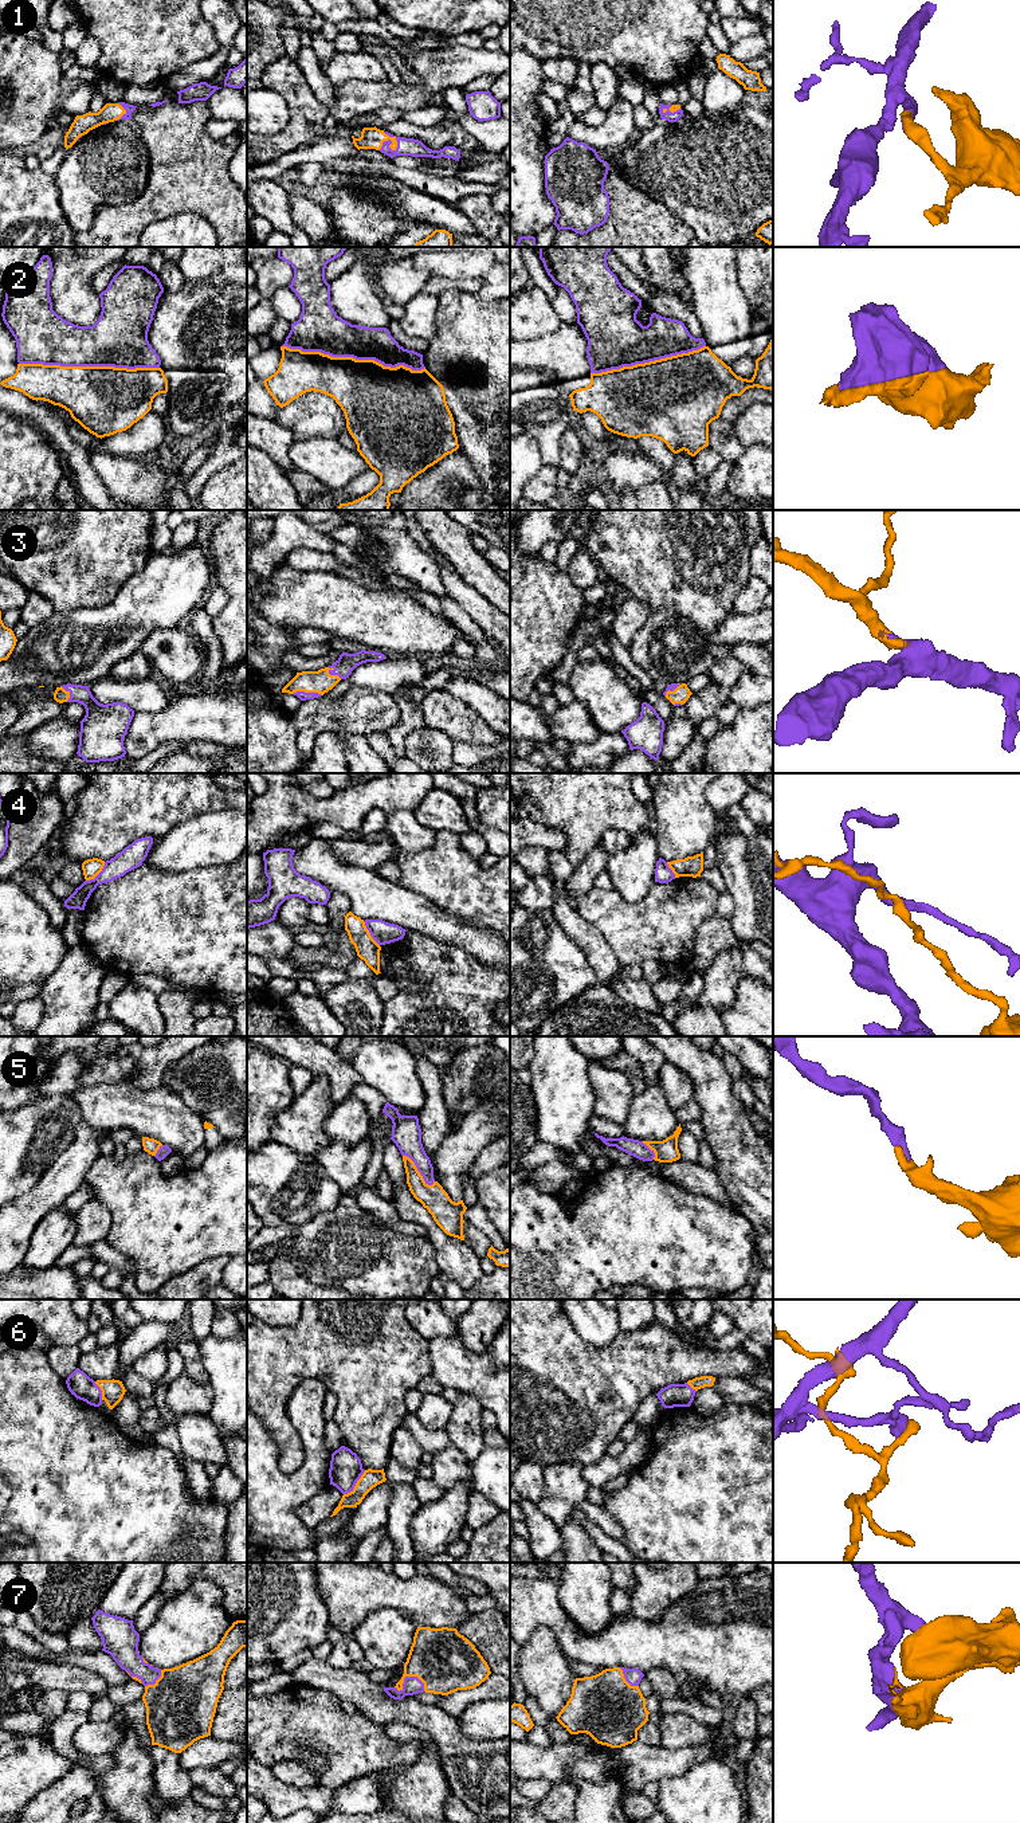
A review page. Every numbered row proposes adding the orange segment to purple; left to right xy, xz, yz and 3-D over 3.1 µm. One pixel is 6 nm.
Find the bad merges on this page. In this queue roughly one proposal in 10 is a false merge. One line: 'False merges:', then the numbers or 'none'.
False merges: 4, 6

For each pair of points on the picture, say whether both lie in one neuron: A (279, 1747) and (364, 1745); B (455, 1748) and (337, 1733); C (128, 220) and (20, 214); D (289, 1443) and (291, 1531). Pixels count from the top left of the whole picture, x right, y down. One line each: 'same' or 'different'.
A: same
B: different
C: different
D: different

